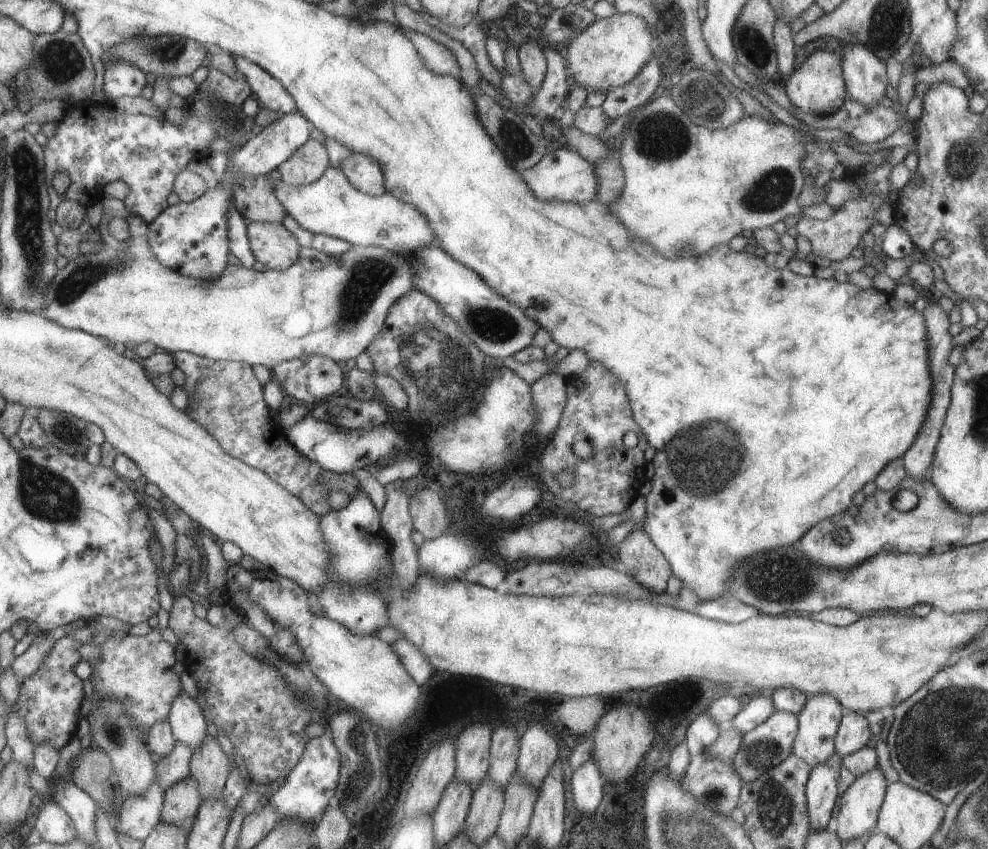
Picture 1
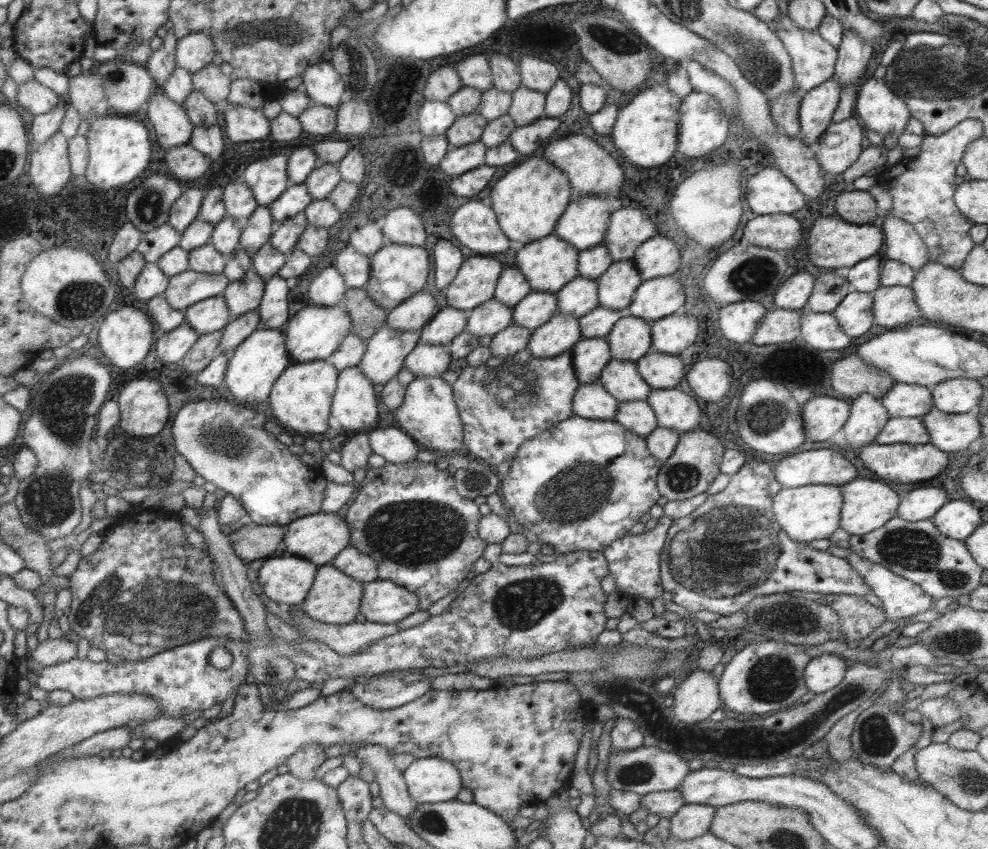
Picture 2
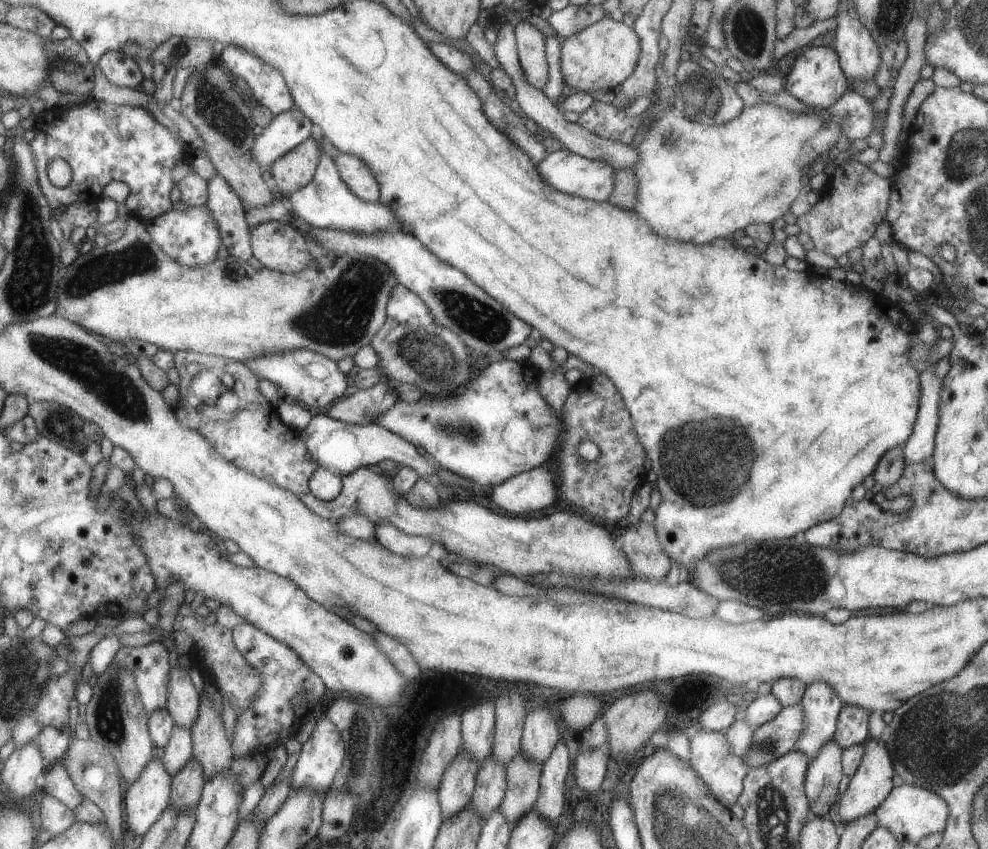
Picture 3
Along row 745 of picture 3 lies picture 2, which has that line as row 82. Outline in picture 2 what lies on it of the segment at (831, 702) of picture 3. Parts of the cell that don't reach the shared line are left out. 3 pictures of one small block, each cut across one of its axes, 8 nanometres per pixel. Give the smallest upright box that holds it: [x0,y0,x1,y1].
[774,13,836,96]

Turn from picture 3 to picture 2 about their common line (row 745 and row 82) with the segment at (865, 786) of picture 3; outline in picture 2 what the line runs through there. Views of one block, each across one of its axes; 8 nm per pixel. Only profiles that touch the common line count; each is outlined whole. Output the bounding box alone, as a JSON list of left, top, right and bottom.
[854,76,910,137]

